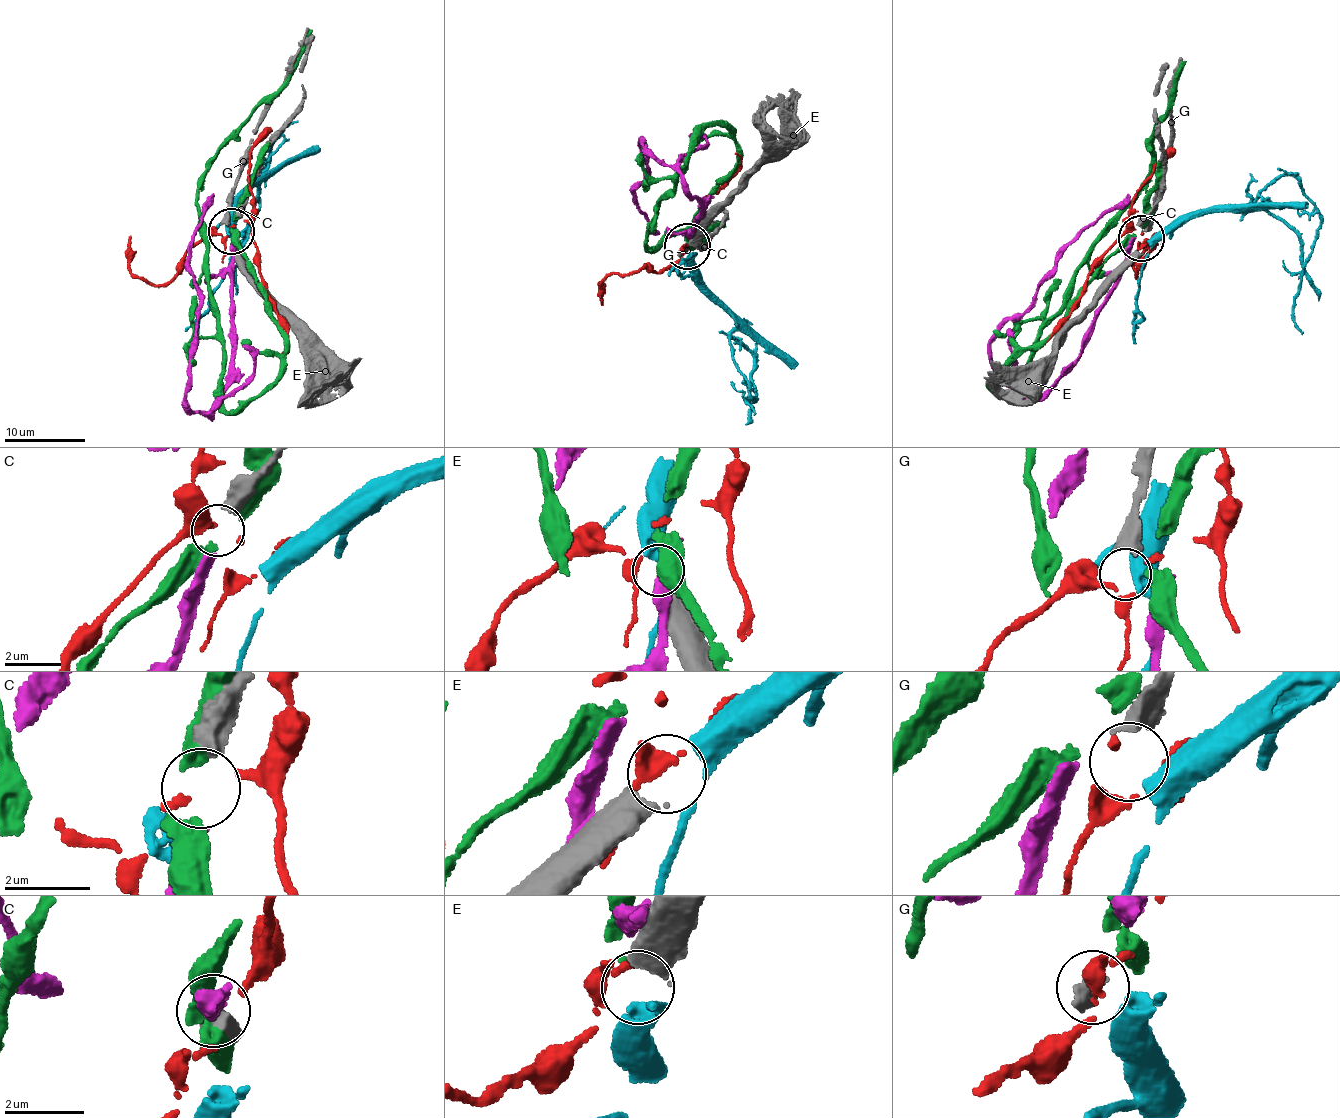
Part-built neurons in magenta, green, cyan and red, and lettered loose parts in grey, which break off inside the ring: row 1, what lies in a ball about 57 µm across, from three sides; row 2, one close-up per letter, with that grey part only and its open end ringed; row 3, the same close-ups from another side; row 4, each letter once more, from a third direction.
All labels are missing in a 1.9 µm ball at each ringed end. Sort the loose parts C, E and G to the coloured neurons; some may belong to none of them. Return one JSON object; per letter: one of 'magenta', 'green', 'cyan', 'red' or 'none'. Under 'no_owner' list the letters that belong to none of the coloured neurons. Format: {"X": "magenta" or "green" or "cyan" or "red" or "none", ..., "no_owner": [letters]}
{"C": "magenta", "E": "cyan", "G": "none", "no_owner": ["G"]}

